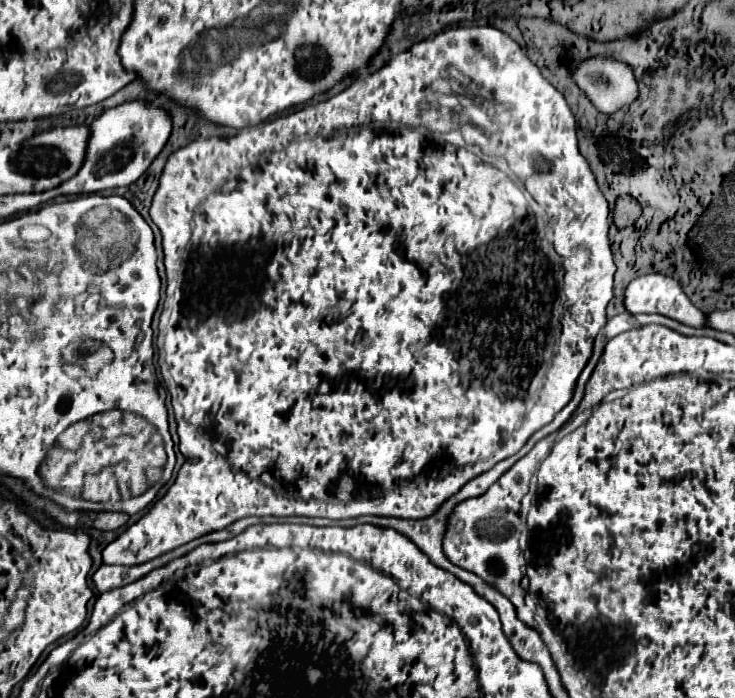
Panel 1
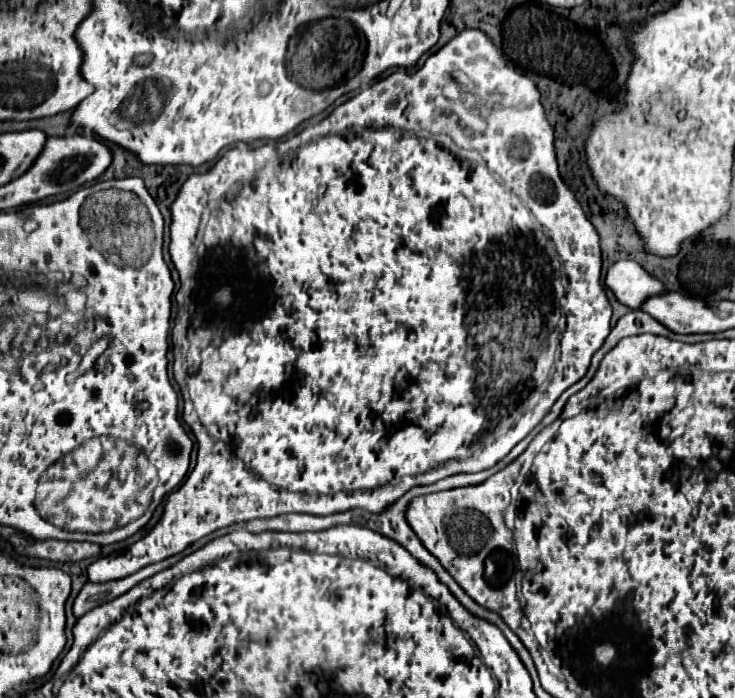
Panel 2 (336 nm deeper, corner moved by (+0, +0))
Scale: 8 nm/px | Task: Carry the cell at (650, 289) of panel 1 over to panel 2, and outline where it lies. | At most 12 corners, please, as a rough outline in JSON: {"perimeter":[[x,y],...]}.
{"perimeter":[[635,260],[615,262],[605,284],[617,300],[639,310],[665,286]]}

